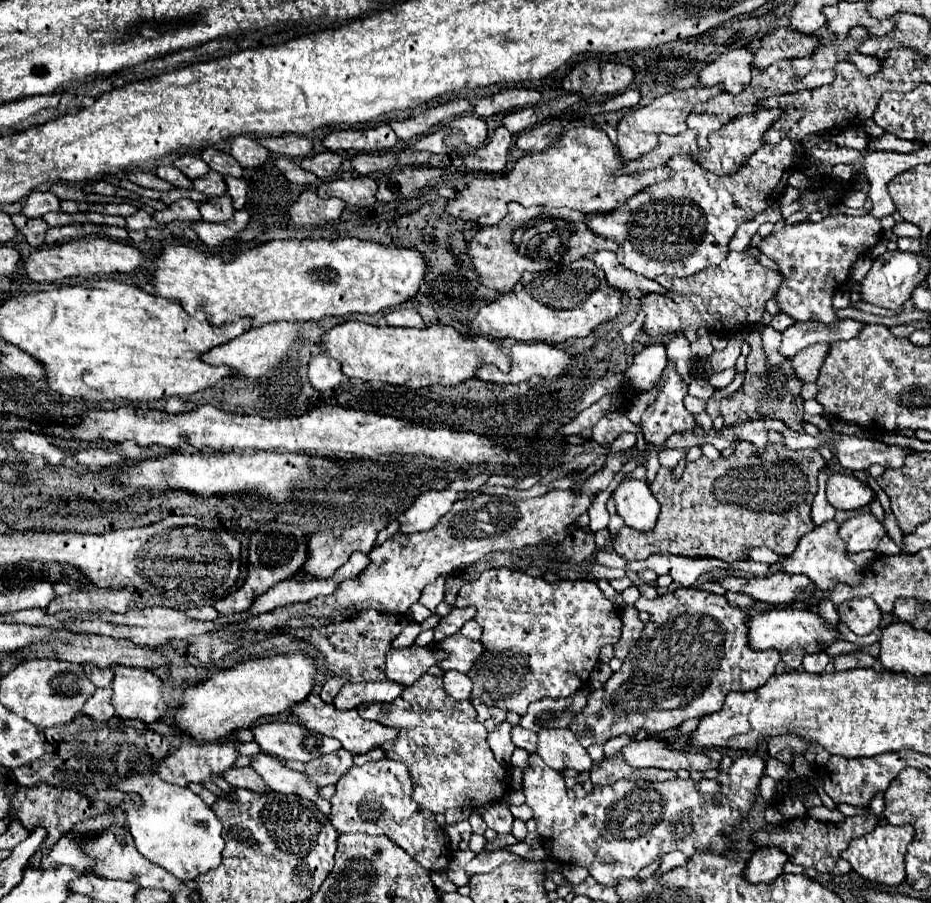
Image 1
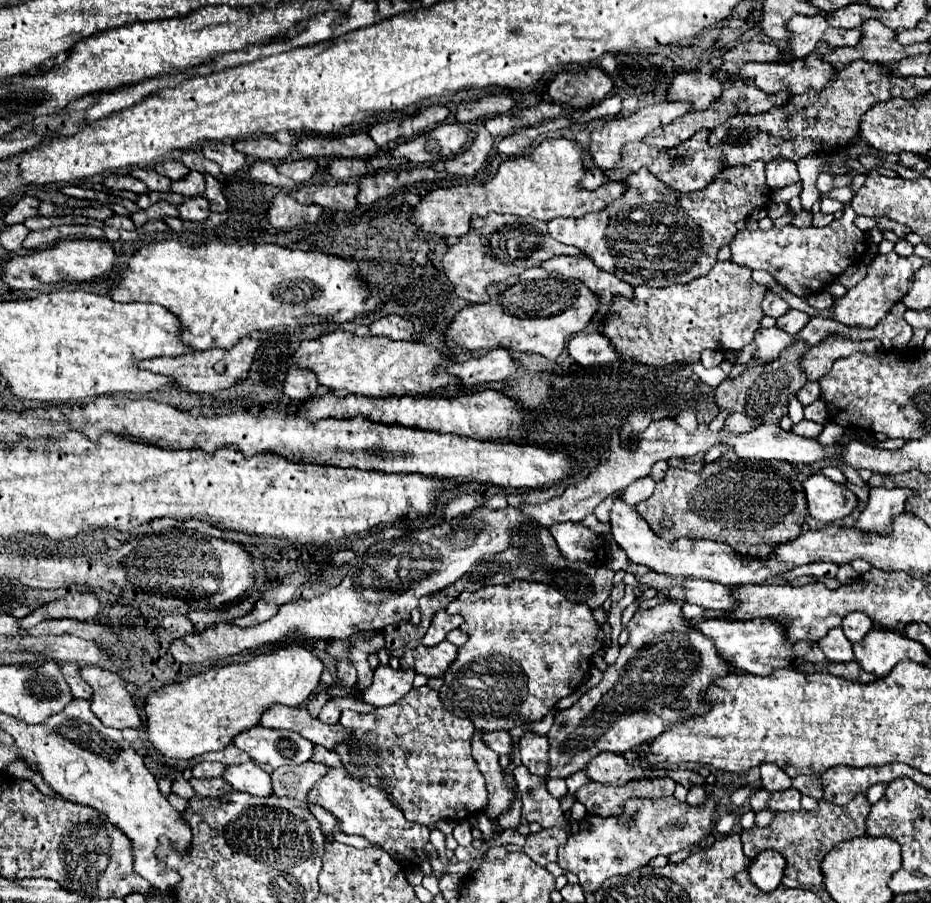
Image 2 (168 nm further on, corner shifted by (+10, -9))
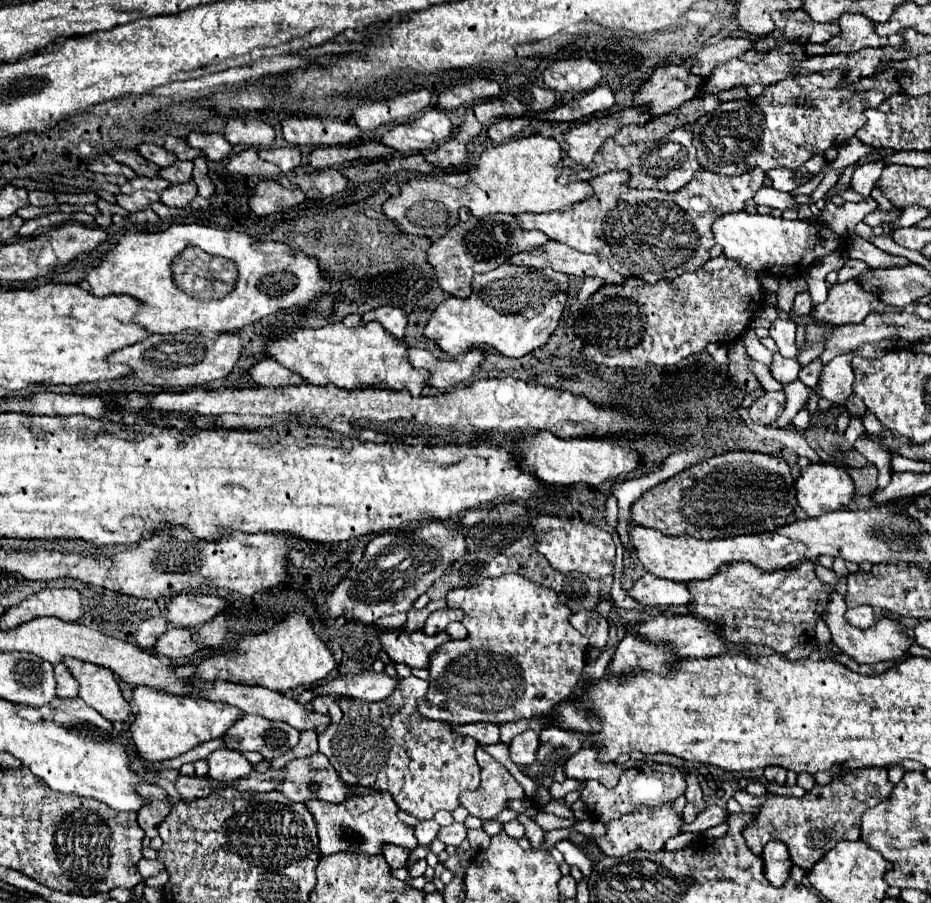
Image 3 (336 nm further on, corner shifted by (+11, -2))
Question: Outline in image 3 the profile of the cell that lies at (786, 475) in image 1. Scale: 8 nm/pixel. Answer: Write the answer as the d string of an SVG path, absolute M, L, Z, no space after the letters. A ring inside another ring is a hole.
M730 451L698 461L690 469L646 491L632 505L632 521L634 525L650 527L672 537L686 533L696 539L716 539L774 531L774 527L786 523L794 507L794 479L784 459L750 451Z

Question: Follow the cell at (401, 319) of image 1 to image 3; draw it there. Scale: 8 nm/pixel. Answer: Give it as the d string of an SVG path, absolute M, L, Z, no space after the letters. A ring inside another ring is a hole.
M386 305L386 307L378 307L378 309L372 309L372 311L362 315L362 323L370 323L370 321L378 321L392 337L402 339L408 317L406 317L406 313L402 309Z

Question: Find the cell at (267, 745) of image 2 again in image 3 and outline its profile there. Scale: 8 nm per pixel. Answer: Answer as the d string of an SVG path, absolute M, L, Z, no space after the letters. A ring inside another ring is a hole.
M242 715L222 737L226 749L258 751L266 759L276 759L298 743L298 731L282 721Z

